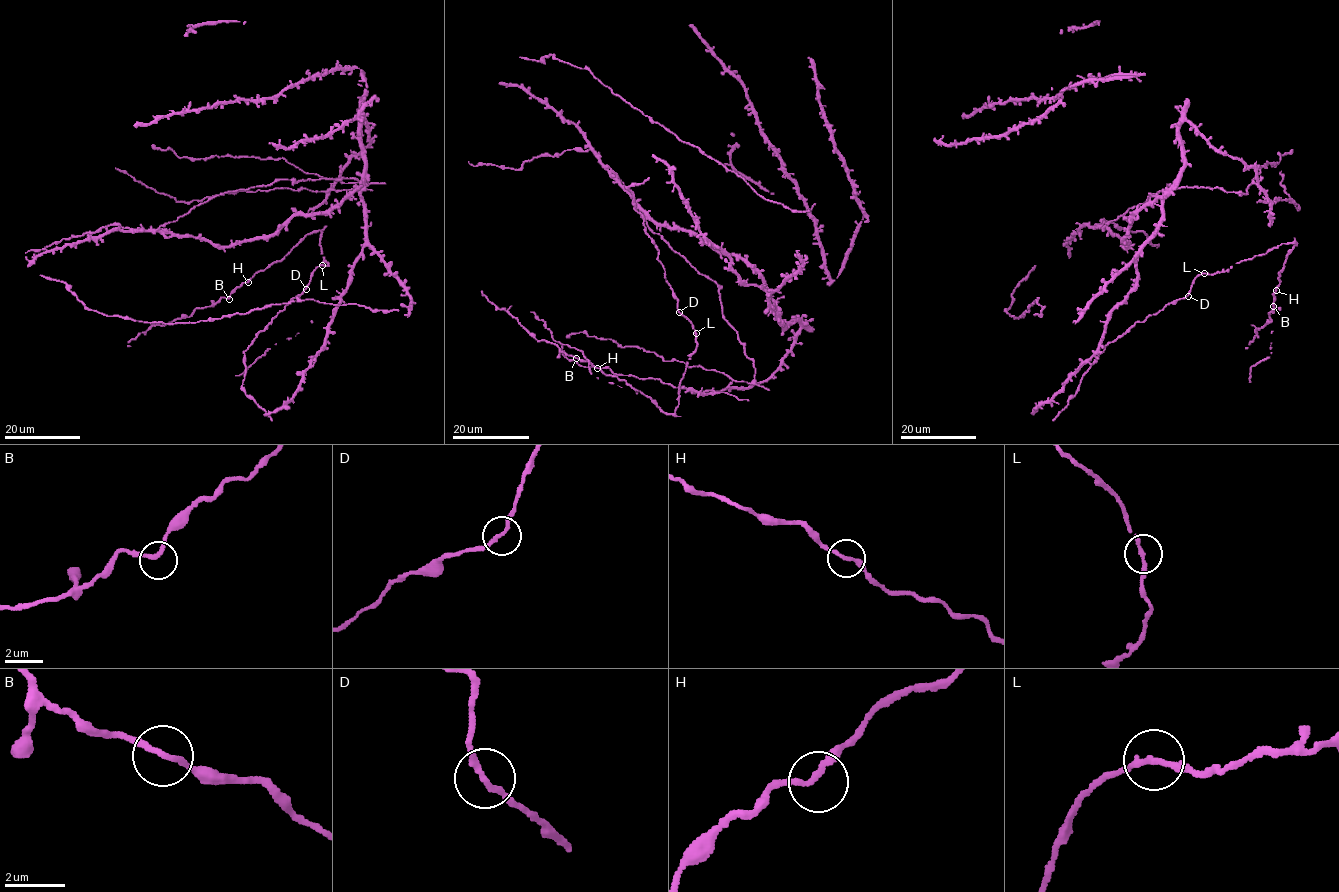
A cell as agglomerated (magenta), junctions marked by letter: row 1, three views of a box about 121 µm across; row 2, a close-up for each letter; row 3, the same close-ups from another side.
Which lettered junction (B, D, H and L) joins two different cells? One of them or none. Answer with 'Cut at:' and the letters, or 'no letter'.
Cut at: no letter

